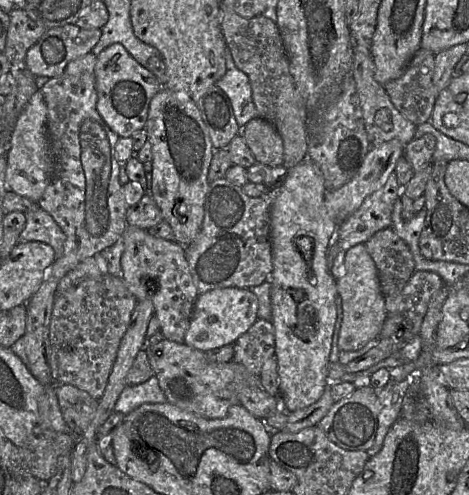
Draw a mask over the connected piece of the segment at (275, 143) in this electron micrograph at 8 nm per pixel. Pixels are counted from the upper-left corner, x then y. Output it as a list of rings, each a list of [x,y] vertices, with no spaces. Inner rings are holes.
[[[261,117],[253,118],[242,128],[241,133],[256,162],[274,170],[282,170],[283,141],[272,123]]]

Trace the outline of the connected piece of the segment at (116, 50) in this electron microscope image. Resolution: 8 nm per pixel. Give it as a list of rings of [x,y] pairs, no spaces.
[[[113,43],[98,55],[94,68],[97,92],[96,110],[119,137],[131,137],[145,128],[151,99],[163,85],[147,68],[139,64],[120,43]]]

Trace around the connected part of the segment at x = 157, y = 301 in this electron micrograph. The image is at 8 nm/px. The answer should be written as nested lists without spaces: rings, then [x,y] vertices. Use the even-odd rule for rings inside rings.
[[[127,225],[122,239],[124,252],[121,258],[122,279],[137,301],[150,299],[153,315],[159,322],[159,332],[164,339],[184,343],[190,324],[194,303],[199,295],[190,273],[186,247],[152,236],[148,230]],[[149,287],[157,287],[150,291]]]

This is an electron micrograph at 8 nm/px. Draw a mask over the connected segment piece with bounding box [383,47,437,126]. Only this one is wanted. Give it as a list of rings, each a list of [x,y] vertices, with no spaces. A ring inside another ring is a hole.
[[[421,47],[403,74],[383,86],[395,108],[416,126],[432,116],[437,98],[434,70],[435,53]]]

